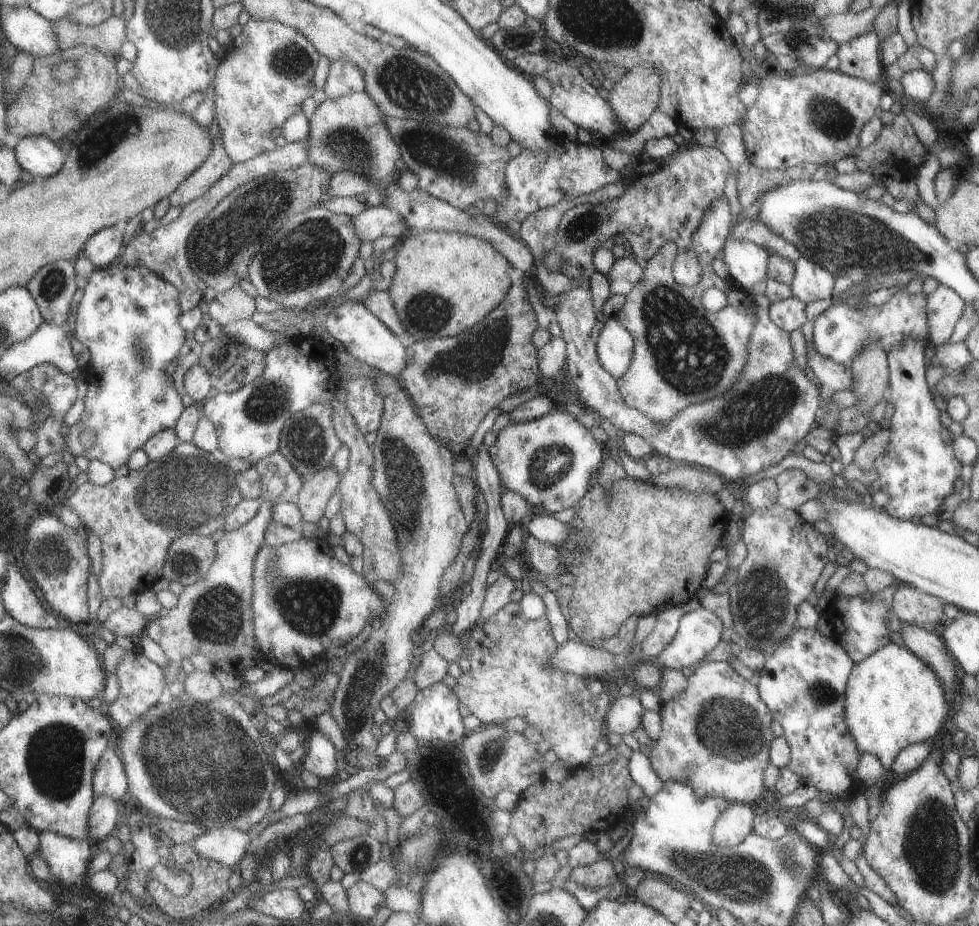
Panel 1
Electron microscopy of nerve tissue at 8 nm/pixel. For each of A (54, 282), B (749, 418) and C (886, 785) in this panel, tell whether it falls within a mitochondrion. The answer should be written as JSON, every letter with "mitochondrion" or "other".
{"A":"mitochondrion","B":"mitochondrion","C":"other"}

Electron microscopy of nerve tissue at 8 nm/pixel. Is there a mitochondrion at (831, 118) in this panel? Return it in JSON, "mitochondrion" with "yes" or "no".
{"mitochondrion":"yes"}

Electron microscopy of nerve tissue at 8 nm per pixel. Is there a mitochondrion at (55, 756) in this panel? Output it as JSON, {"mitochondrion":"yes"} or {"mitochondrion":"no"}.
{"mitochondrion":"yes"}

